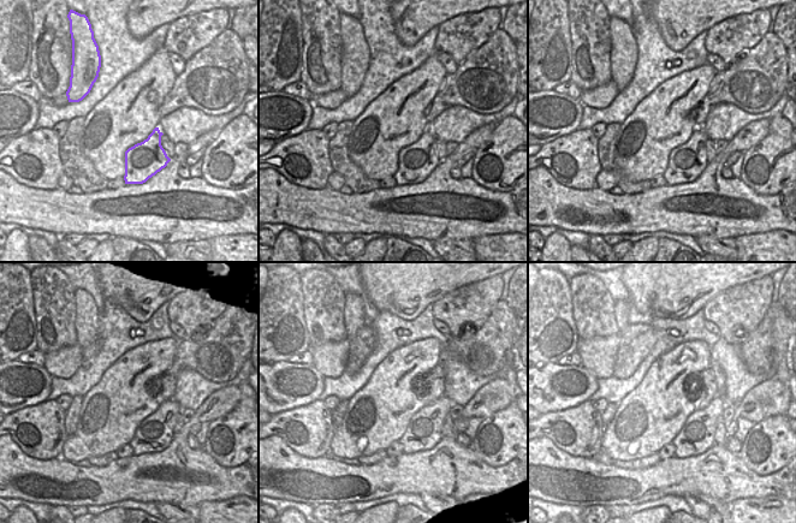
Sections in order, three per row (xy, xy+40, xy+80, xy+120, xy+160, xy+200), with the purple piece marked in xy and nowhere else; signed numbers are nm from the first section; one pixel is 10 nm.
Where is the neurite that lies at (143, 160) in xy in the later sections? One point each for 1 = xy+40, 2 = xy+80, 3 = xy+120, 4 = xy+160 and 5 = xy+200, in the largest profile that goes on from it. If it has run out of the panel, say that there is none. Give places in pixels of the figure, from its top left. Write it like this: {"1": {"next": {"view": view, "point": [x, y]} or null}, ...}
{"1": {"next": {"view": "xy+40", "point": [415, 162]}}, "2": {"next": {"view": "xy+80", "point": [685, 162]}}, "3": {"next": {"view": "xy+120", "point": [154, 434]}}, "4": {"next": {"view": "xy+160", "point": [425, 432]}}, "5": {"next": {"view": "xy+200", "point": [696, 435]}}}

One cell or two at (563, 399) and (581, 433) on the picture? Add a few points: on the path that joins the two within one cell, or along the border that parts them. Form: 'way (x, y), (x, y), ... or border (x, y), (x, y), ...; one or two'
border (588, 399), (574, 406), (540, 414); two

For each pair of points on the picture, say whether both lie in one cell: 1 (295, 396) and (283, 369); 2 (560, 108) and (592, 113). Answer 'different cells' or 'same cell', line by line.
1: same cell
2: different cells

